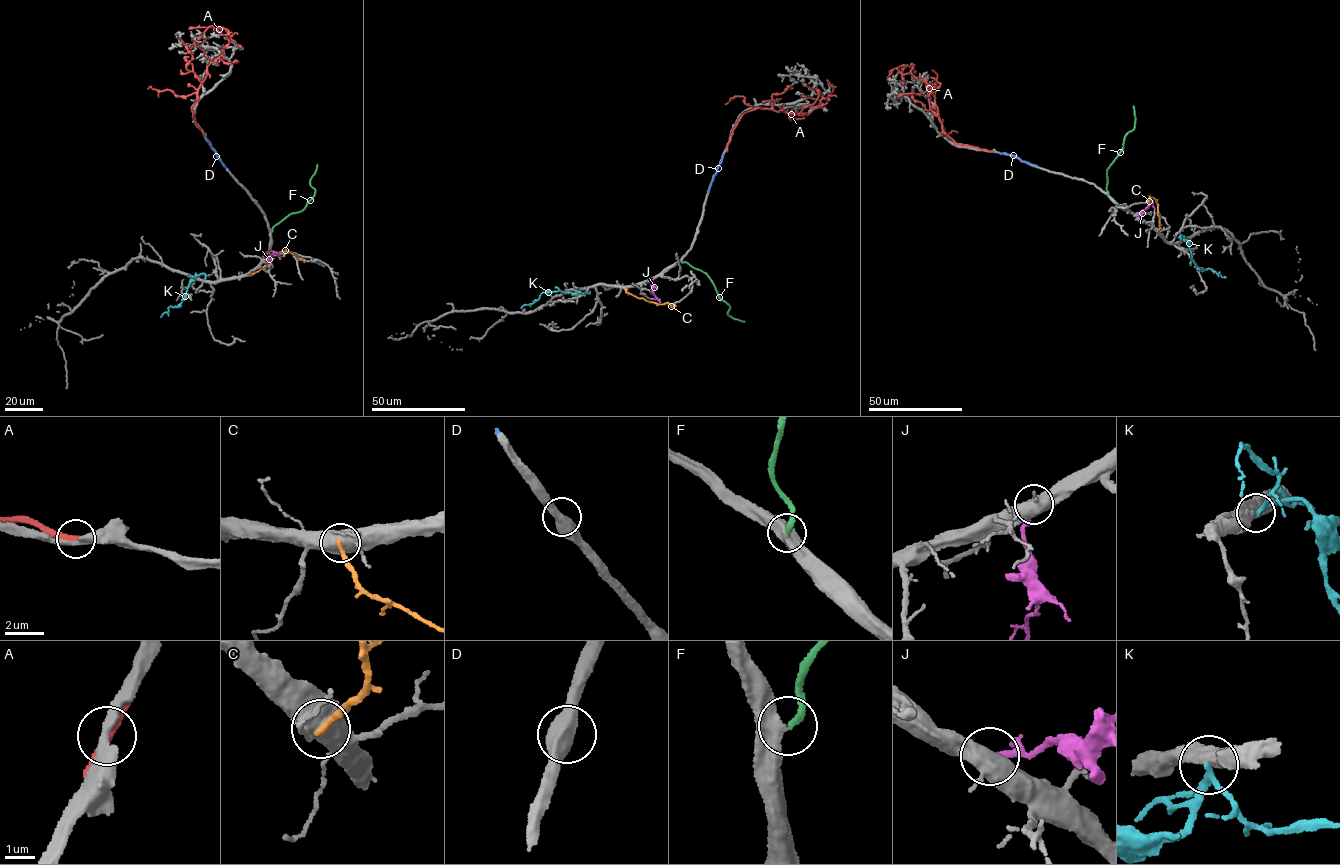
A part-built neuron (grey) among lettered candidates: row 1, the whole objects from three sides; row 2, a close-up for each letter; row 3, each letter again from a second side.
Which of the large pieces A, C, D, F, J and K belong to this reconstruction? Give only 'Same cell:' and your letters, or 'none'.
Same cell: F

